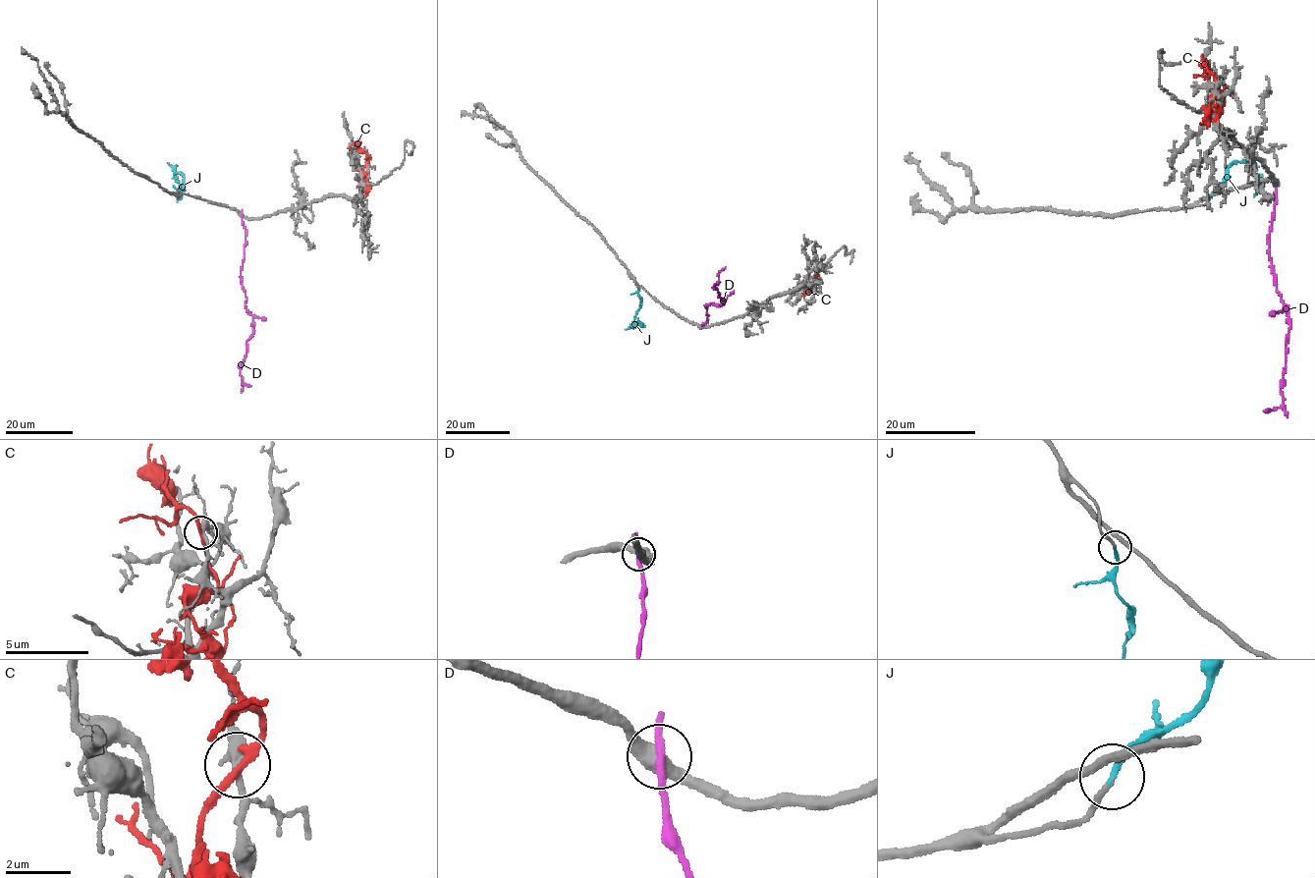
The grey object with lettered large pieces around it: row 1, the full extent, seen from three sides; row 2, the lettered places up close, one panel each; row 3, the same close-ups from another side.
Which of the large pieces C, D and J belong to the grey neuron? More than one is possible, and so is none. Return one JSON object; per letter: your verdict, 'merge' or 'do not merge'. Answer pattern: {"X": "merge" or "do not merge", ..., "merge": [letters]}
{"C": "do not merge", "D": "do not merge", "J": "merge", "merge": ["J"]}

